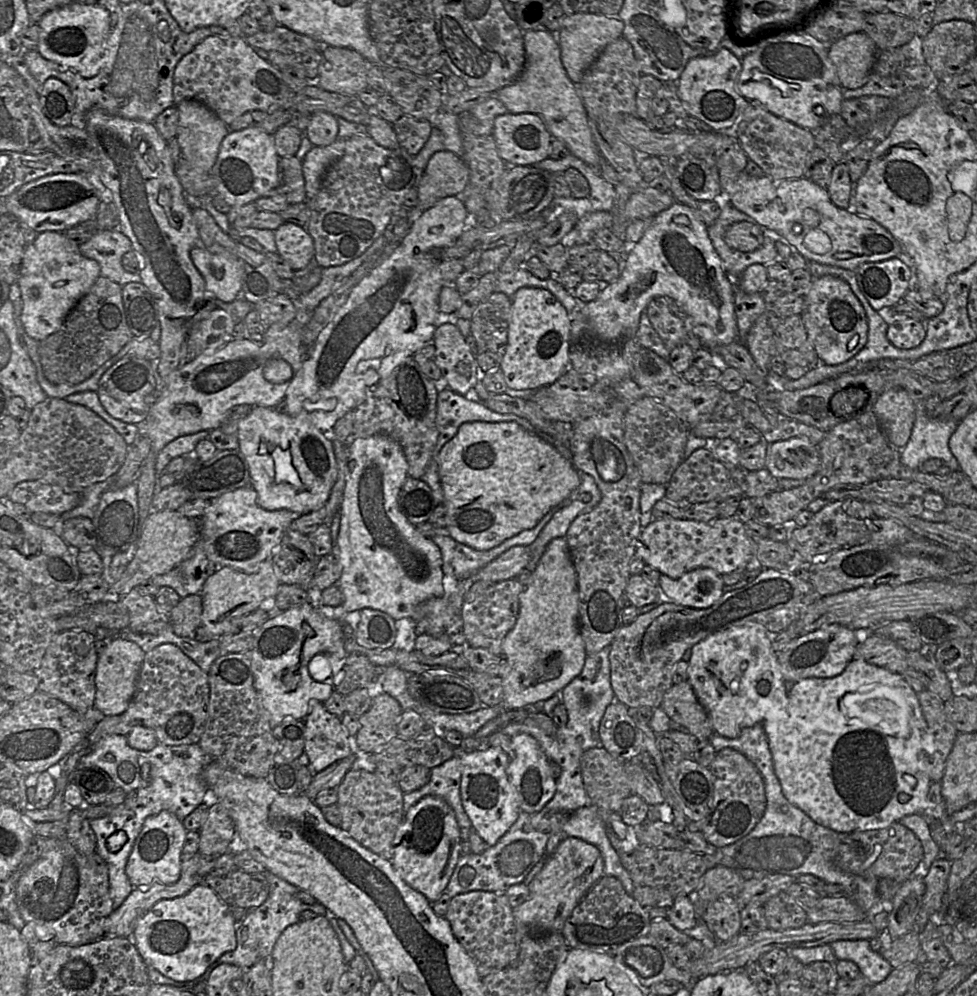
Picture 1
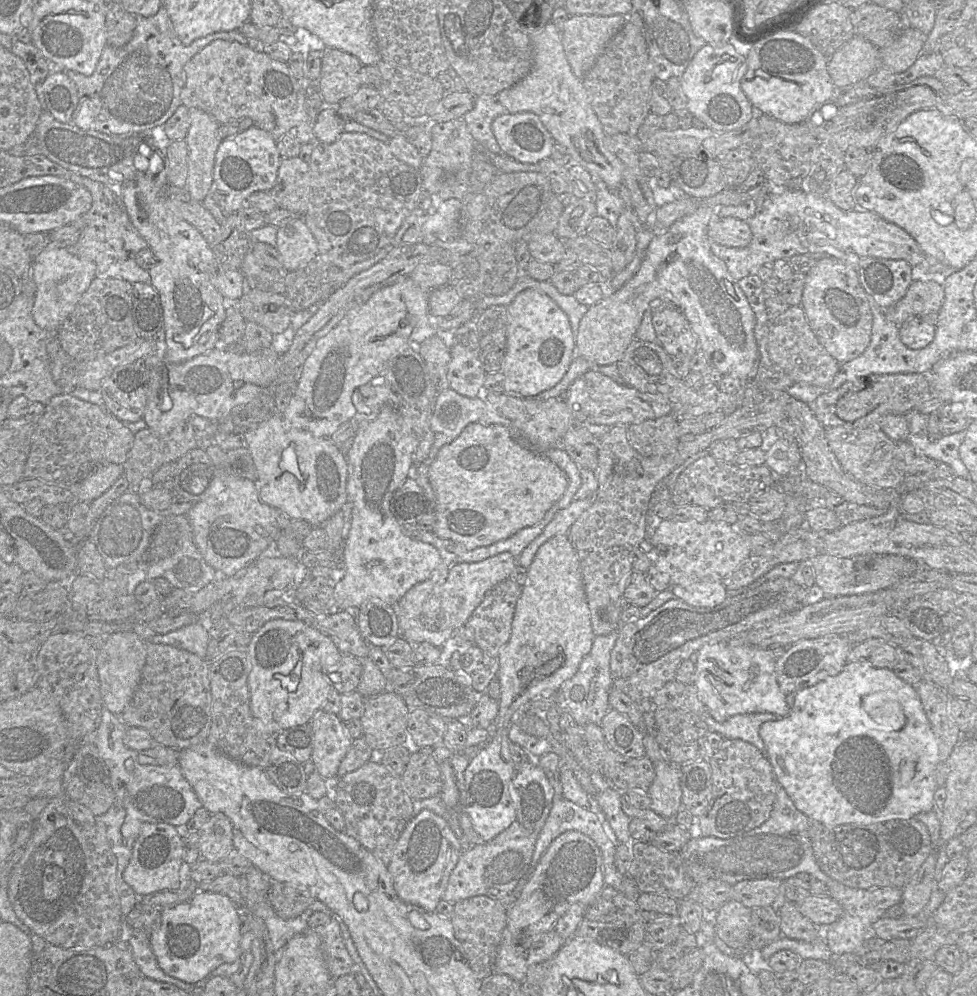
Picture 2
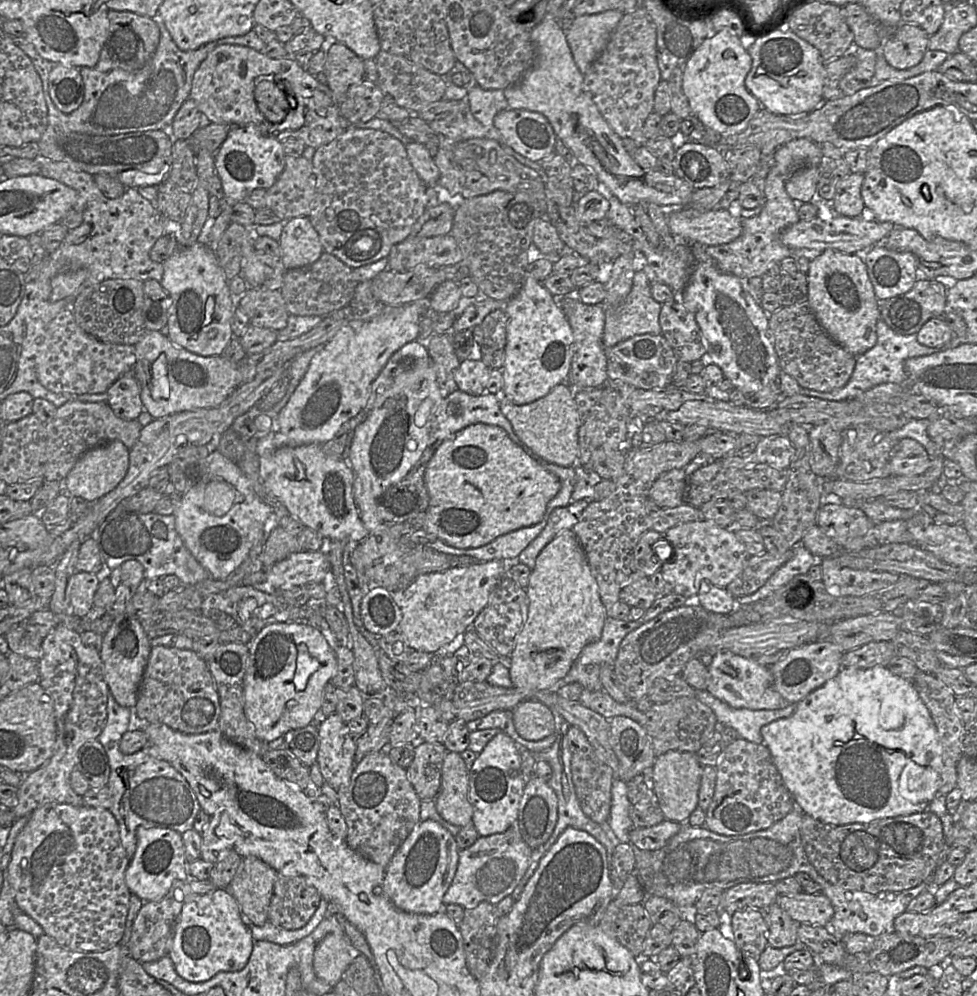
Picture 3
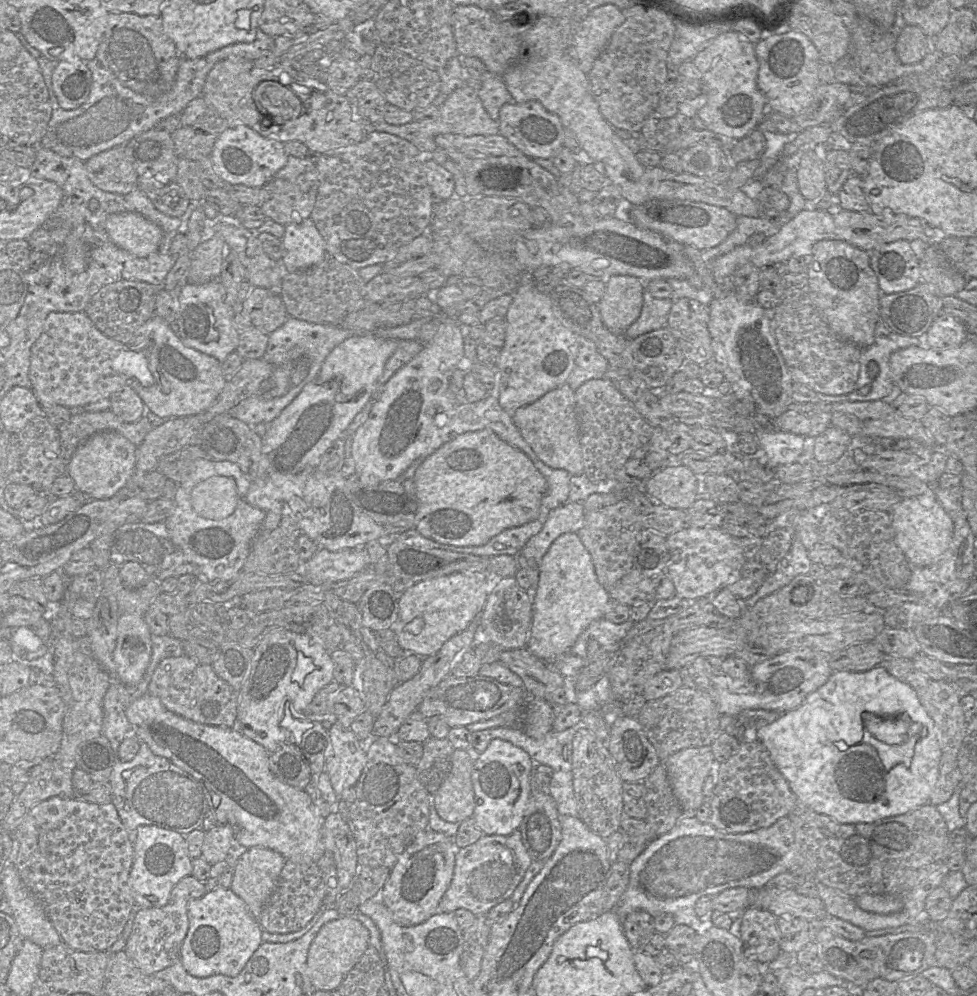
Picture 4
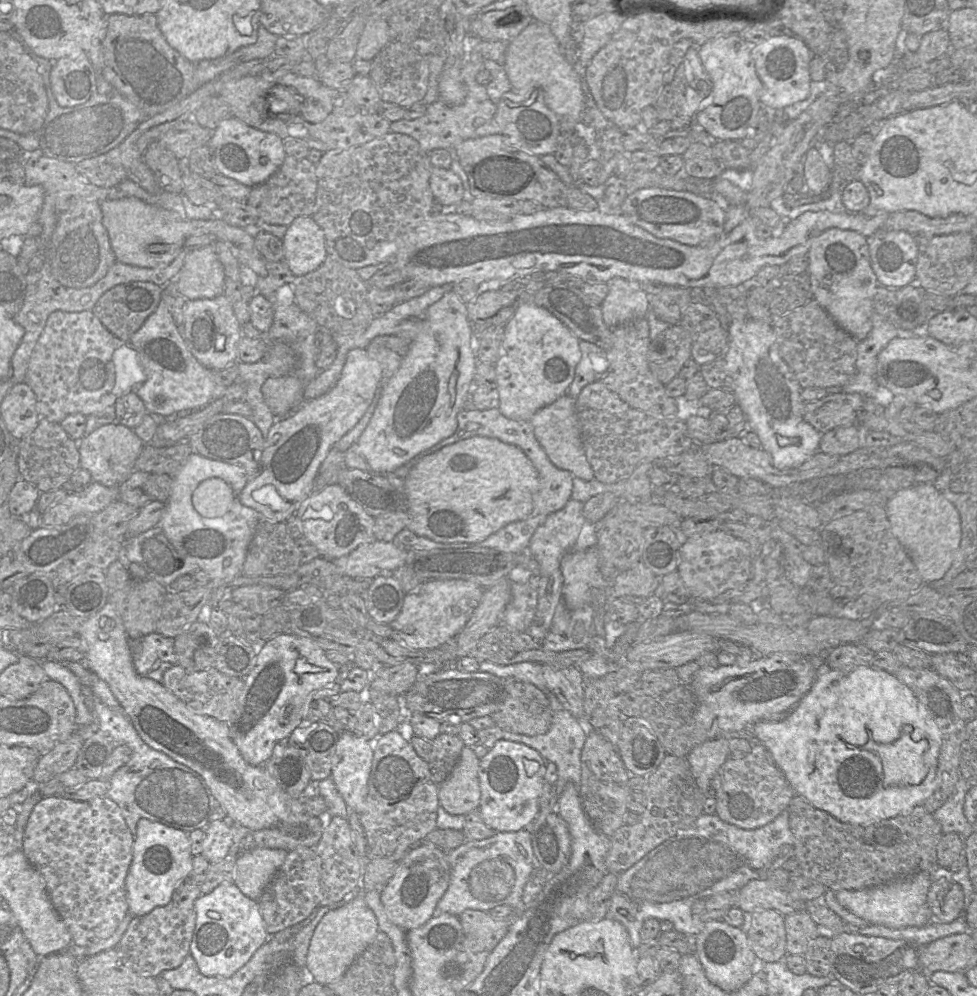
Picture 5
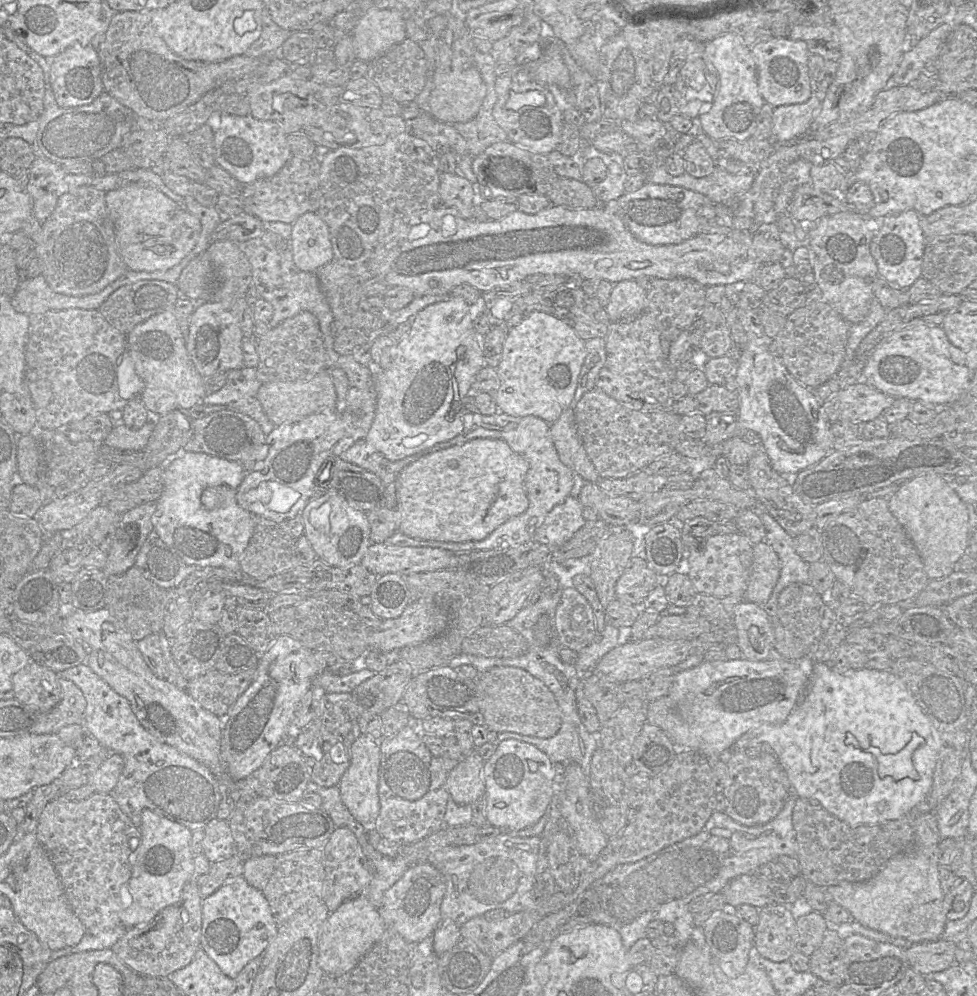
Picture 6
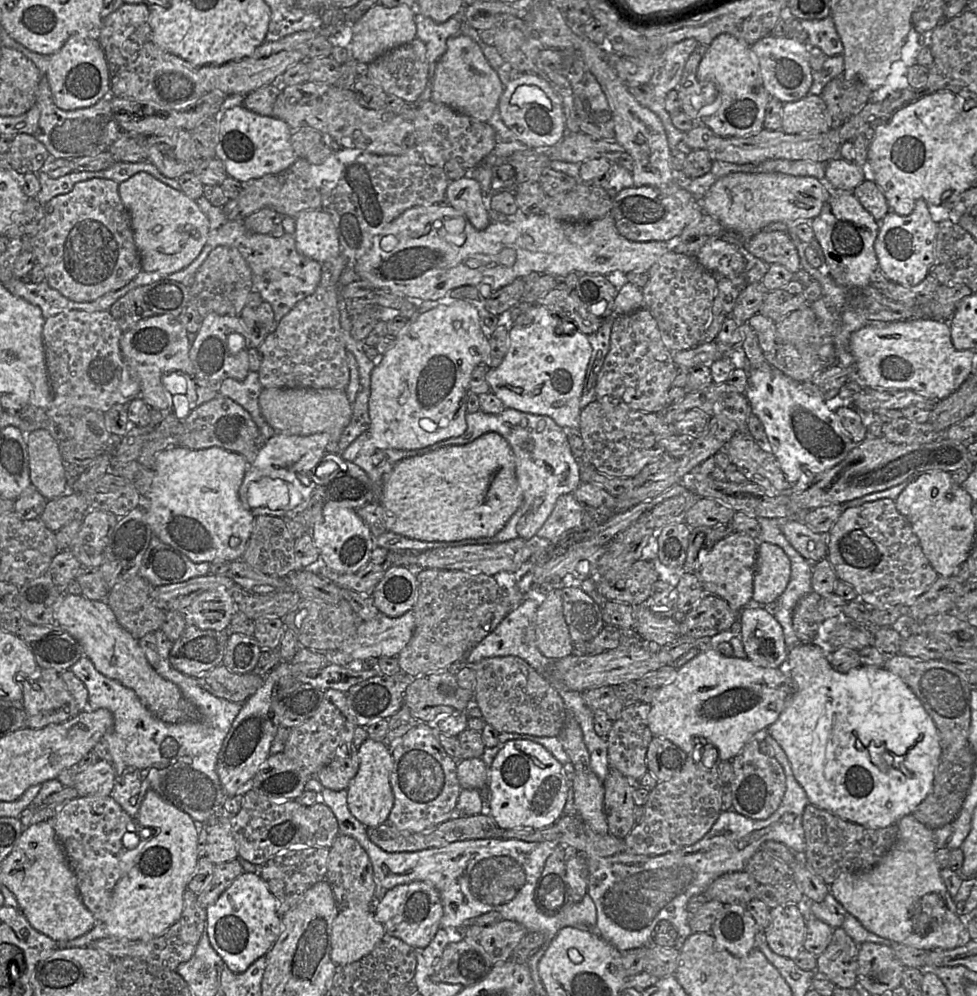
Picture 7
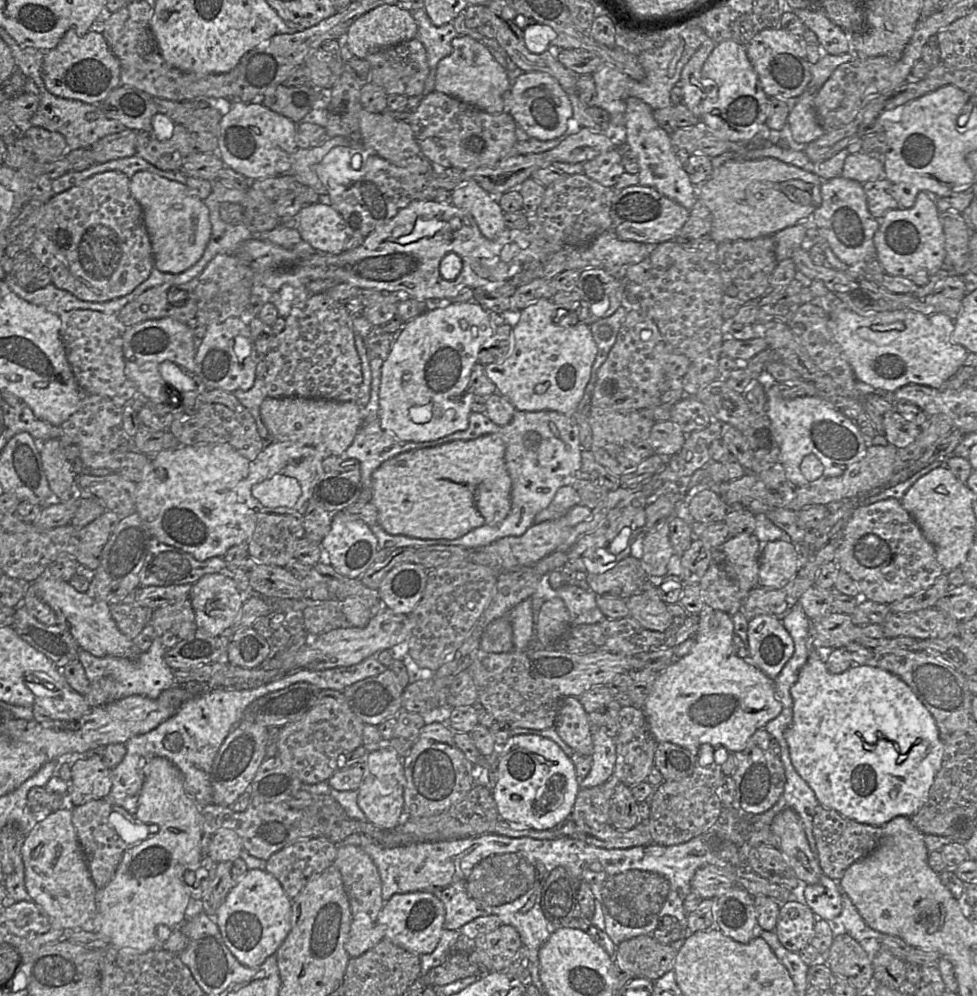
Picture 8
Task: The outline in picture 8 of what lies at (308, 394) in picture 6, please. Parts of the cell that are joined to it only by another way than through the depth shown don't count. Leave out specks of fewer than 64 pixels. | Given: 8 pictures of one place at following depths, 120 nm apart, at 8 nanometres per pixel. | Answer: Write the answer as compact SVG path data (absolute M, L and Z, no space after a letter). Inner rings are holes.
M267 396L261 403L260 417L274 441L323 449L324 458L343 455L362 426L362 410L354 401L339 402L323 398Z

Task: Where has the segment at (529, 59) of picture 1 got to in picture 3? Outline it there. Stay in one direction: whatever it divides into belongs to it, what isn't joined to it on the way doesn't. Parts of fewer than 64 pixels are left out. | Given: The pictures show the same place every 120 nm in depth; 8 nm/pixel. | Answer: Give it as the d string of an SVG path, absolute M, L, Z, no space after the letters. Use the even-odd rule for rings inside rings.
M546 13L542 21L530 31L530 36L536 46L536 61L518 84L503 90L508 108L543 114L556 137L572 151L575 162L591 169L602 188L622 203L654 203L665 209L688 206L695 190L693 187L677 175L666 175L657 169L643 169L626 151L622 138L609 126L586 90L584 75L573 59L565 32L558 20Z

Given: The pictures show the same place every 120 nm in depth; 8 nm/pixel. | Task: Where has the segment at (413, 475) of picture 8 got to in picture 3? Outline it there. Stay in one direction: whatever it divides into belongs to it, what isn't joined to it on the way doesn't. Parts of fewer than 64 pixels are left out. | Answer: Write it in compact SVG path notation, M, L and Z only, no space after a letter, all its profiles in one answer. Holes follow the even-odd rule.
M485 423L463 428L443 441L426 465L424 480L429 504L423 529L462 549L478 548L499 536L538 524L544 517L548 503L561 489L560 479L516 444L502 427Z

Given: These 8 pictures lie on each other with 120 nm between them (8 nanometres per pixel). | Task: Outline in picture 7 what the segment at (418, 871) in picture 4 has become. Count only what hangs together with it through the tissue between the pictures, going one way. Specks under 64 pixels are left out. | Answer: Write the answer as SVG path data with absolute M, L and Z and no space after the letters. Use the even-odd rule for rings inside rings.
M413 881L388 890L383 899L373 905L373 913L384 926L386 934L401 939L413 948L424 948L441 927L443 905L435 887L424 881Z

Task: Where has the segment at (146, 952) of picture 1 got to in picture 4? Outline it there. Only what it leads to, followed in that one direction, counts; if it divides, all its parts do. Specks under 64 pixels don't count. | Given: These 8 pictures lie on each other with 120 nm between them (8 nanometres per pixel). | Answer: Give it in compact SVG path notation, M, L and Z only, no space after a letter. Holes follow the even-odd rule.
M216 888L188 904L189 928L180 951L180 960L185 970L194 977L208 977L215 974L236 977L243 970L251 956L262 942L262 927L259 920L249 912L245 902L230 888Z

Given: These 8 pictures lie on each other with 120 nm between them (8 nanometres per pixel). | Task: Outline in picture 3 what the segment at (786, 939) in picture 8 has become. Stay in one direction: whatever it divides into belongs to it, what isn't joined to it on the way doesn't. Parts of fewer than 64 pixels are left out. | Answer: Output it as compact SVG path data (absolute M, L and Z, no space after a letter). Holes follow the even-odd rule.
M745 907L731 915L733 941L743 956L758 960L768 946L765 910Z

